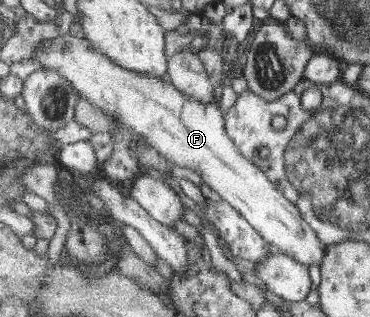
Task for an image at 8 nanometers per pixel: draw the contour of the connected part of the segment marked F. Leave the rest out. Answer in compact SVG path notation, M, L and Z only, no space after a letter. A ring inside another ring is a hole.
M82 35L60 36L44 44L44 48L35 49L33 61L39 62L42 68L51 73L64 77L81 98L87 98L103 114L123 122L138 134L141 134L152 147L154 147L164 158L173 163L176 170L181 167L192 169L202 178L202 181L210 186L222 200L234 205L254 225L262 237L269 242L274 249L294 258L299 264L306 267L322 266L328 247L318 237L317 230L301 215L301 209L288 200L282 191L269 176L254 161L248 160L238 150L233 138L227 131L225 114L216 107L215 103L202 103L193 96L184 94L170 79L139 73L114 62L104 53L99 53L90 46L90 42Z

